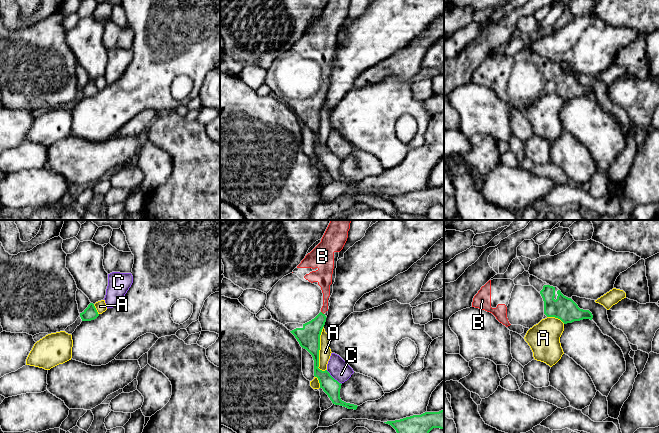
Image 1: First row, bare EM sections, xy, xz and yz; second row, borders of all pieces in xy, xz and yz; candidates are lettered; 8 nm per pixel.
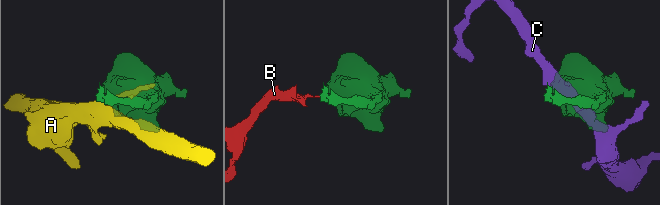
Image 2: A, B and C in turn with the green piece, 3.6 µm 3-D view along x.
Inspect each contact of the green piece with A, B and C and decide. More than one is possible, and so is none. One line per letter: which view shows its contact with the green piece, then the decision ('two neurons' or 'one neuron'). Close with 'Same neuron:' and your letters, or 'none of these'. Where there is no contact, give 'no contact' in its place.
A: meets green in xz; two neurons
B: meets green in xz; one neuron
C: meets green in xz; two neurons
Same neuron: B

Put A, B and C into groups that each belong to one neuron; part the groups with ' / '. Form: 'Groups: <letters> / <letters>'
Groups: A / B / C

